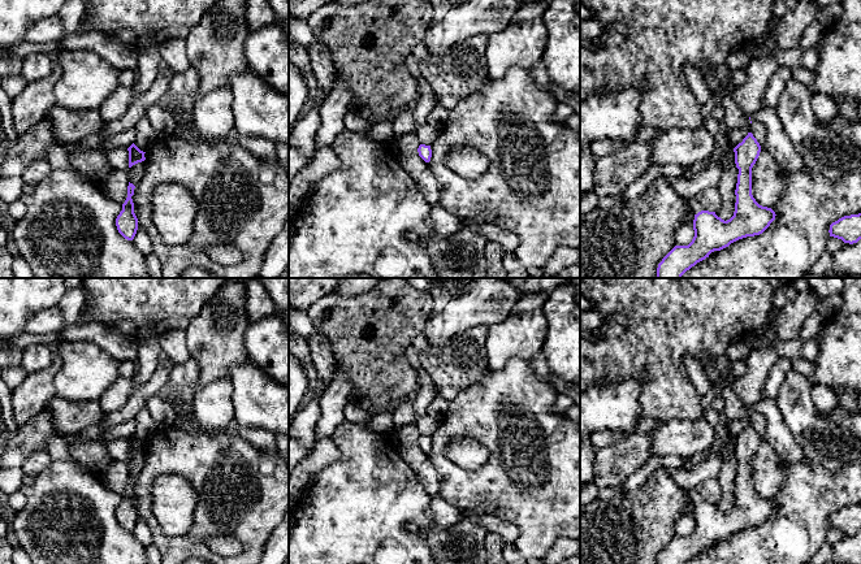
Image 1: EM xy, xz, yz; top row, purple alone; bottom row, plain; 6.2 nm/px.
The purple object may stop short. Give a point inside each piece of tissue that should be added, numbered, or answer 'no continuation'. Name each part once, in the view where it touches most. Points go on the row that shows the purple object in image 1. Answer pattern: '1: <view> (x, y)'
no continuation

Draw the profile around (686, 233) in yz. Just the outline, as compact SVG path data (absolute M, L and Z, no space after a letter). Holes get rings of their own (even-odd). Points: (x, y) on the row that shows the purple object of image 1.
M687 222L682 224L675 234L675 246L688 246L695 237L693 226Z

